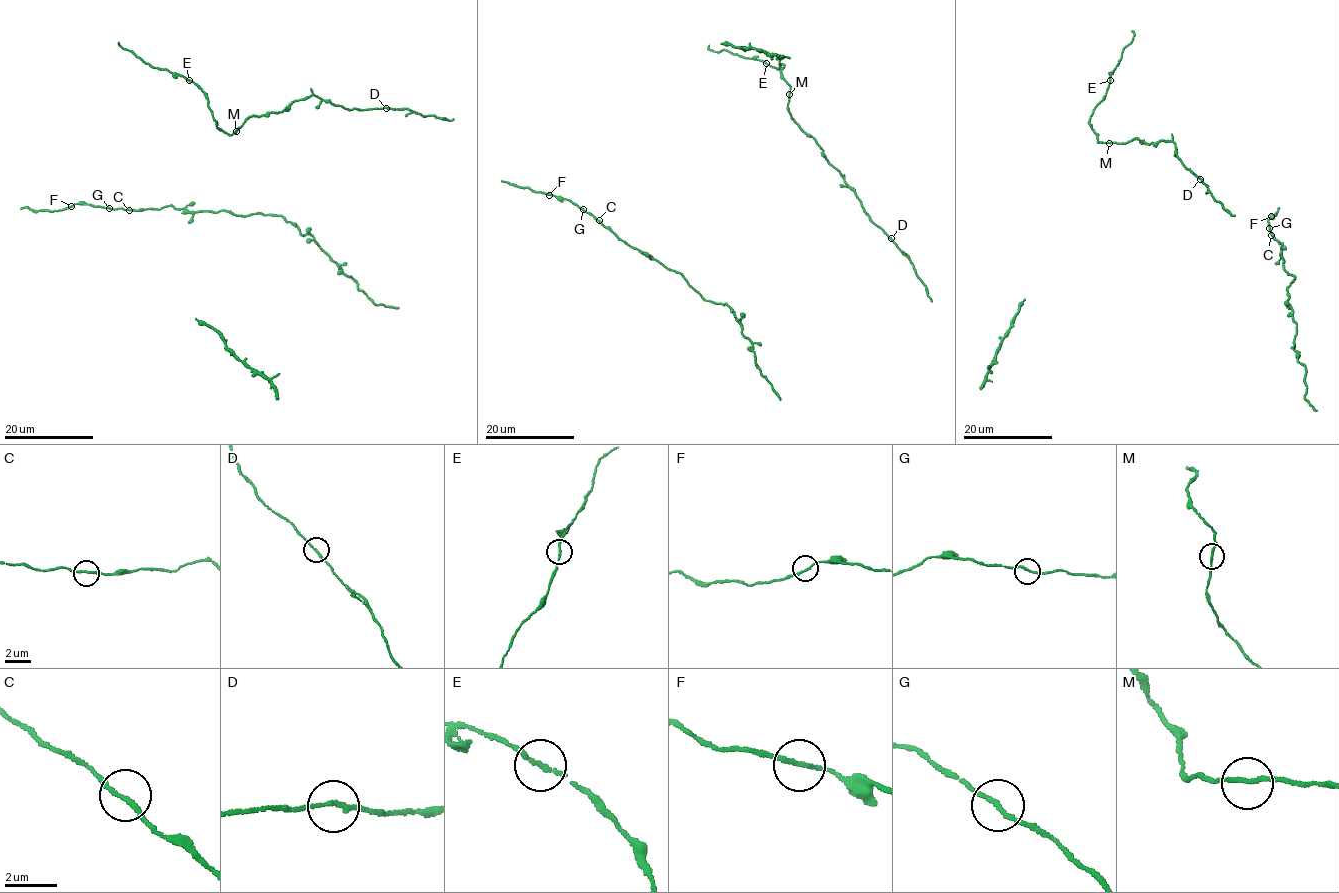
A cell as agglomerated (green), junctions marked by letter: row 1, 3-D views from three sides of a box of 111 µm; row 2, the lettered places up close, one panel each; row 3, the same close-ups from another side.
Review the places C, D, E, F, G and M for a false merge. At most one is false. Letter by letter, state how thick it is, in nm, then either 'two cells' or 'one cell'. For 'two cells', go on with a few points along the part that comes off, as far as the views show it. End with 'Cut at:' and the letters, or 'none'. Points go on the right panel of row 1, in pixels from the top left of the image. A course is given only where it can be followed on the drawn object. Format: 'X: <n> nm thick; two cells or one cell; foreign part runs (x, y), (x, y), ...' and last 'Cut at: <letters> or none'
C: 170 nm thick; one cell
D: 150 nm thick; one cell
E: 160 nm thick; one cell
F: 160 nm thick; one cell
G: 160 nm thick; one cell
M: 150 nm thick; one cell
Cut at: none

